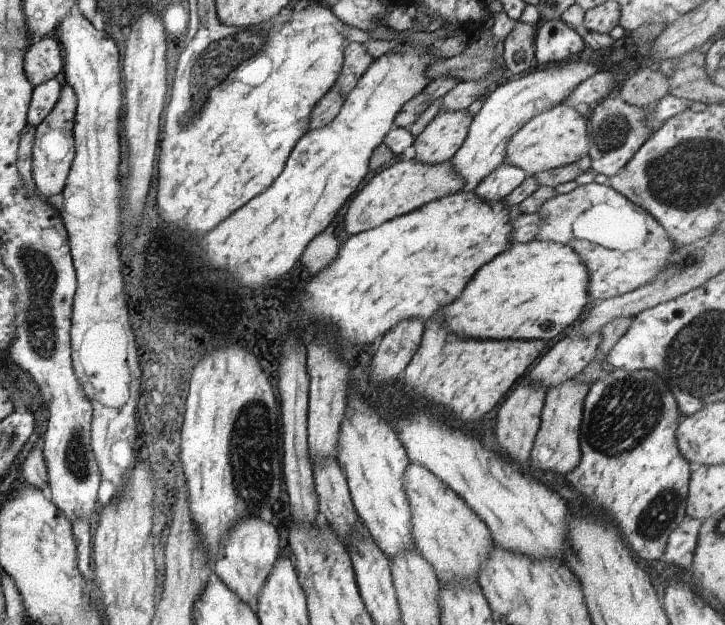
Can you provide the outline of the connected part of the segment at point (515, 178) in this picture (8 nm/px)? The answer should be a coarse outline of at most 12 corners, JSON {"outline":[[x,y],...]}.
{"outline":[[503,161],[473,191],[500,202],[527,175]]}

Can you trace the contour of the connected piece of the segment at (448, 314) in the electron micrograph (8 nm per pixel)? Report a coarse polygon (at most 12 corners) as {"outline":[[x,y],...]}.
{"outline":[[558,242],[512,244],[437,312],[450,334],[540,340],[593,303]]}

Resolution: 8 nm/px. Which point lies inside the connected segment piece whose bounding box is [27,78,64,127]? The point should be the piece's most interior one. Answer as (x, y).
(44, 97)

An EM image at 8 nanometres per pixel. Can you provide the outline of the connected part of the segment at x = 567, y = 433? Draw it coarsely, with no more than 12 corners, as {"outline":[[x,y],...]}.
{"outline":[[590,382],[546,391],[529,455],[570,474],[581,460],[582,406]]}

